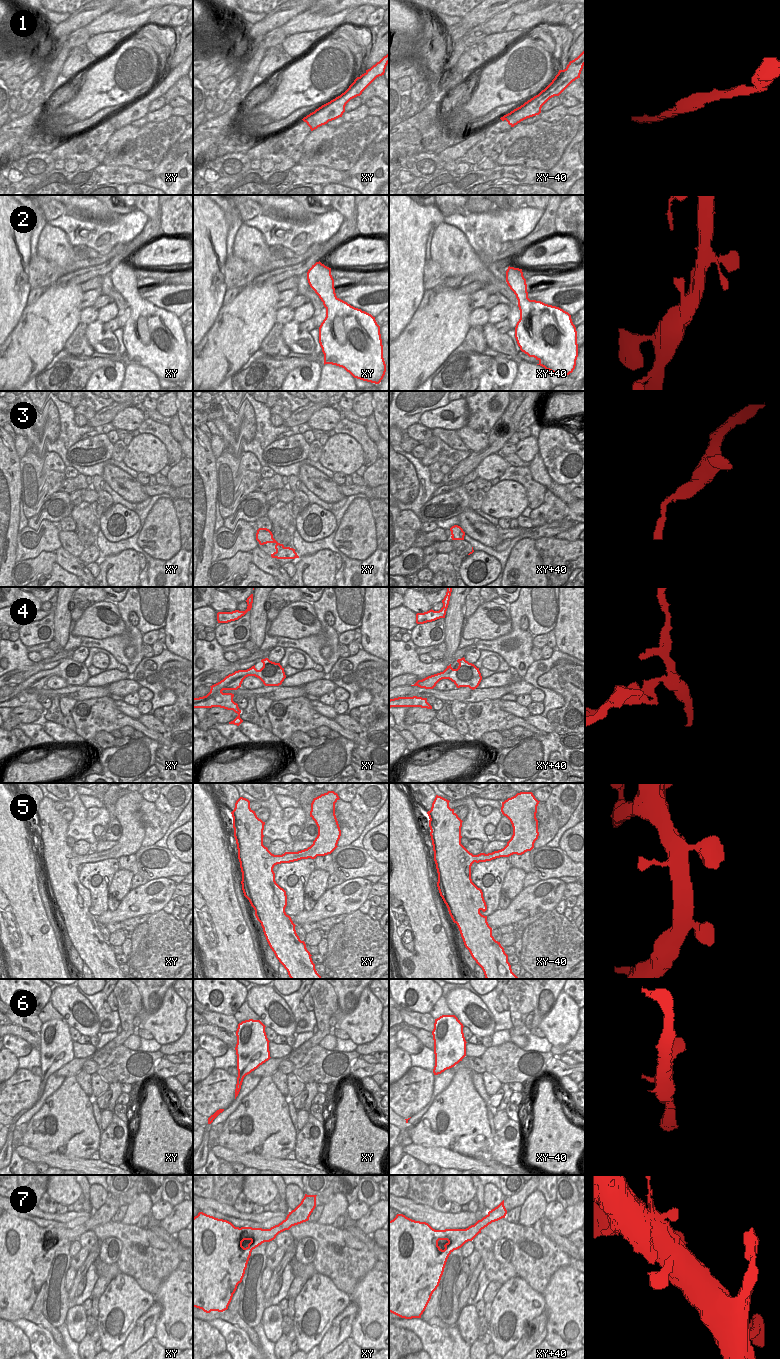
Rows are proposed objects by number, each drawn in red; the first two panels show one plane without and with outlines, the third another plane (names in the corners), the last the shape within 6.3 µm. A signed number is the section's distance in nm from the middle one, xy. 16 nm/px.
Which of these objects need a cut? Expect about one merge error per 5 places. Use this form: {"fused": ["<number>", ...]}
{"fused": ["3", "4"]}

